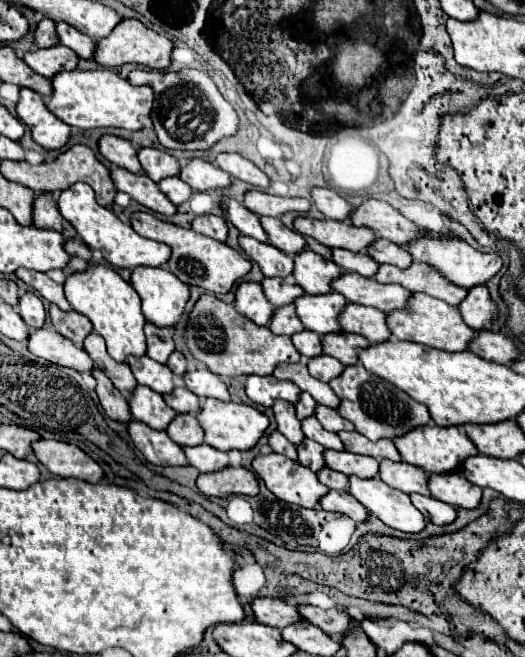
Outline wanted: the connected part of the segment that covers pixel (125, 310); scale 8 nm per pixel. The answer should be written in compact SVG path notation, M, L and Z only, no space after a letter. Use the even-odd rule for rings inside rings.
M93 266L87 272L73 274L65 280L65 298L71 308L87 316L93 324L93 332L103 336L107 342L107 352L113 360L125 362L127 356L145 356L145 316L141 312L141 302L131 284L127 284L115 270L105 266Z

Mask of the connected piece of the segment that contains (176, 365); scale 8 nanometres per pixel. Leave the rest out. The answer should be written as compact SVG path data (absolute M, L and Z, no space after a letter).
M173 352L169 362L167 362L167 366L173 370L175 376L181 378L185 374L185 370L187 370L187 360L185 360L185 356L181 352Z

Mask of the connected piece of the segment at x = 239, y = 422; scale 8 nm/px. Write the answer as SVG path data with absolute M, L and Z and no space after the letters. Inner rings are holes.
M207 398L201 412L197 414L199 424L205 430L205 444L229 452L229 450L251 450L259 438L265 434L269 426L269 418L261 414L259 410L247 406L247 404L237 404L237 402L221 402L215 398Z

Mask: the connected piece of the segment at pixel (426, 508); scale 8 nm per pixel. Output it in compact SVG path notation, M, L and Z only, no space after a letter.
M411 494L411 502L415 504L415 508L433 524L437 526L445 526L451 524L457 518L457 510L445 502L439 502L435 498L427 498L421 494Z

